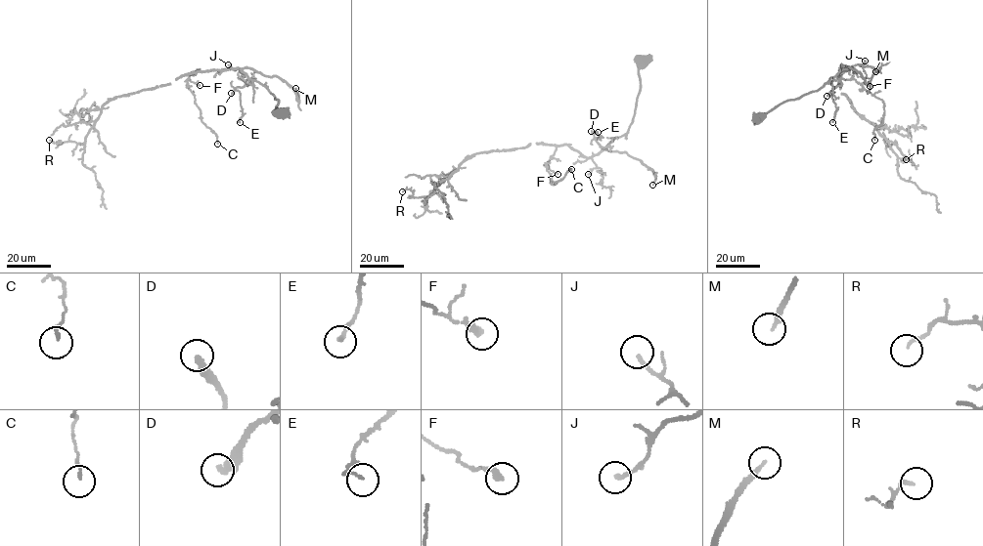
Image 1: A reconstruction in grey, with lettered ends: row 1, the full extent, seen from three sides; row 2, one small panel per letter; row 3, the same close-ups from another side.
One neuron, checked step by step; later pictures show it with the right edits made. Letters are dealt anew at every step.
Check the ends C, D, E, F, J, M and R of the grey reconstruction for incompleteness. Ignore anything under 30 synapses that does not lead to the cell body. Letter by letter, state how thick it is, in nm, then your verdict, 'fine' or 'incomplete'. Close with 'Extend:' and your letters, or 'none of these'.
C: calibre 130 nm; fine
D: calibre 360 nm; incomplete
E: calibre 140 nm; fine
F: calibre 320 nm; fine
J: calibre 170 nm; fine
M: calibre 170 nm; incomplete
R: calibre 140 nm; fine
Extend: D, M

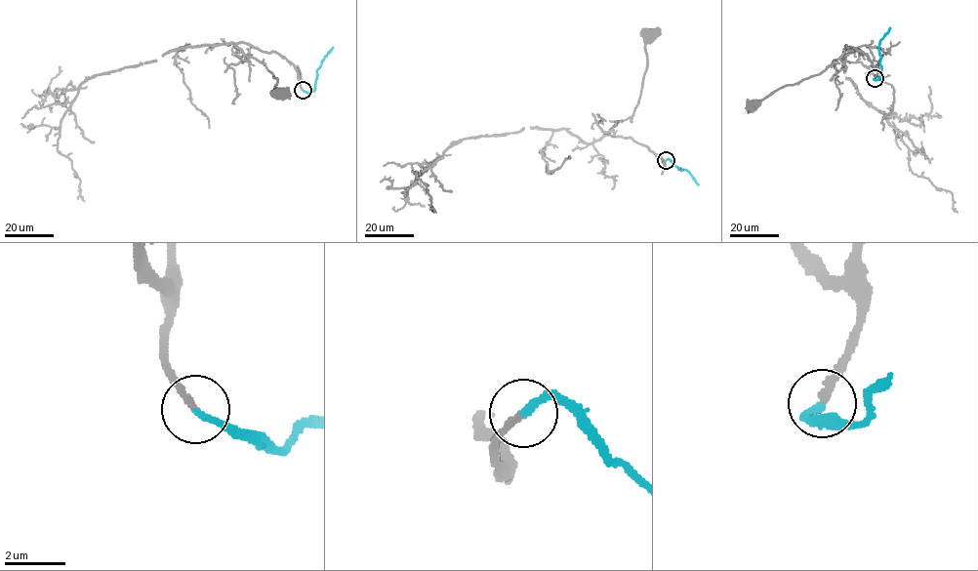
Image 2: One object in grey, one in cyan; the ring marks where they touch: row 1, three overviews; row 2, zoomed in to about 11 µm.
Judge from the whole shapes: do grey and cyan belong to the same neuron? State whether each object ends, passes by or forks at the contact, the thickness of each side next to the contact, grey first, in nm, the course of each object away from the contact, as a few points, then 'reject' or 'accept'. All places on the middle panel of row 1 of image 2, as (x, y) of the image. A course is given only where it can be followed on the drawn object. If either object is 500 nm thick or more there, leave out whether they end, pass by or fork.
grey ends | cyan ends | 220/240 nm | grey via (666, 160), (664, 164), (631, 139), (605, 133), (631, 117), (638, 103), (647, 63), (645, 40), (650, 33) | cyan via (666, 160), (681, 170), (688, 171), (698, 184) | accept

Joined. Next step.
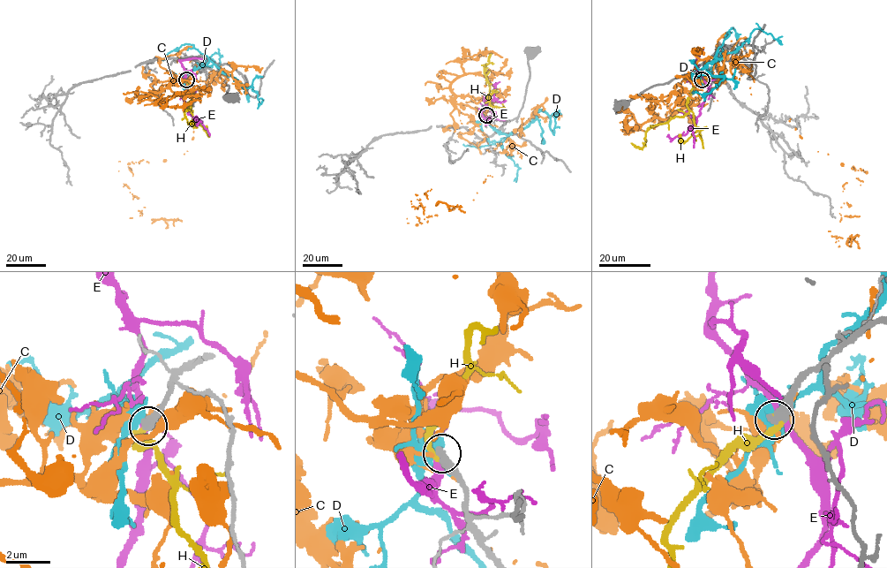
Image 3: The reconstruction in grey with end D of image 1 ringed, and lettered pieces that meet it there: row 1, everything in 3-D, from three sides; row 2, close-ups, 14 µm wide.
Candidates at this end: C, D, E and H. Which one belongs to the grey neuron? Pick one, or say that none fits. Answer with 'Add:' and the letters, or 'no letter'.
Add: H

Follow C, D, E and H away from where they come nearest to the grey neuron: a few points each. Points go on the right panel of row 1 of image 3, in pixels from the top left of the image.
C: (703, 77), (697, 87), (734, 44), (751, 94), (863, 170), (843, 185), (839, 222), (839, 237), (858, 237)
D: (703, 79), (721, 56), (722, 49), (720, 47), (713, 61), (694, 74), (724, 78), (709, 93), (695, 92)
E: (703, 79), (708, 94), (696, 122), (687, 133), (672, 140), (667, 137)
H: (702, 79), (689, 94), (687, 102), (688, 111), (684, 116), (651, 125), (646, 132), (642, 147), (631, 142)

